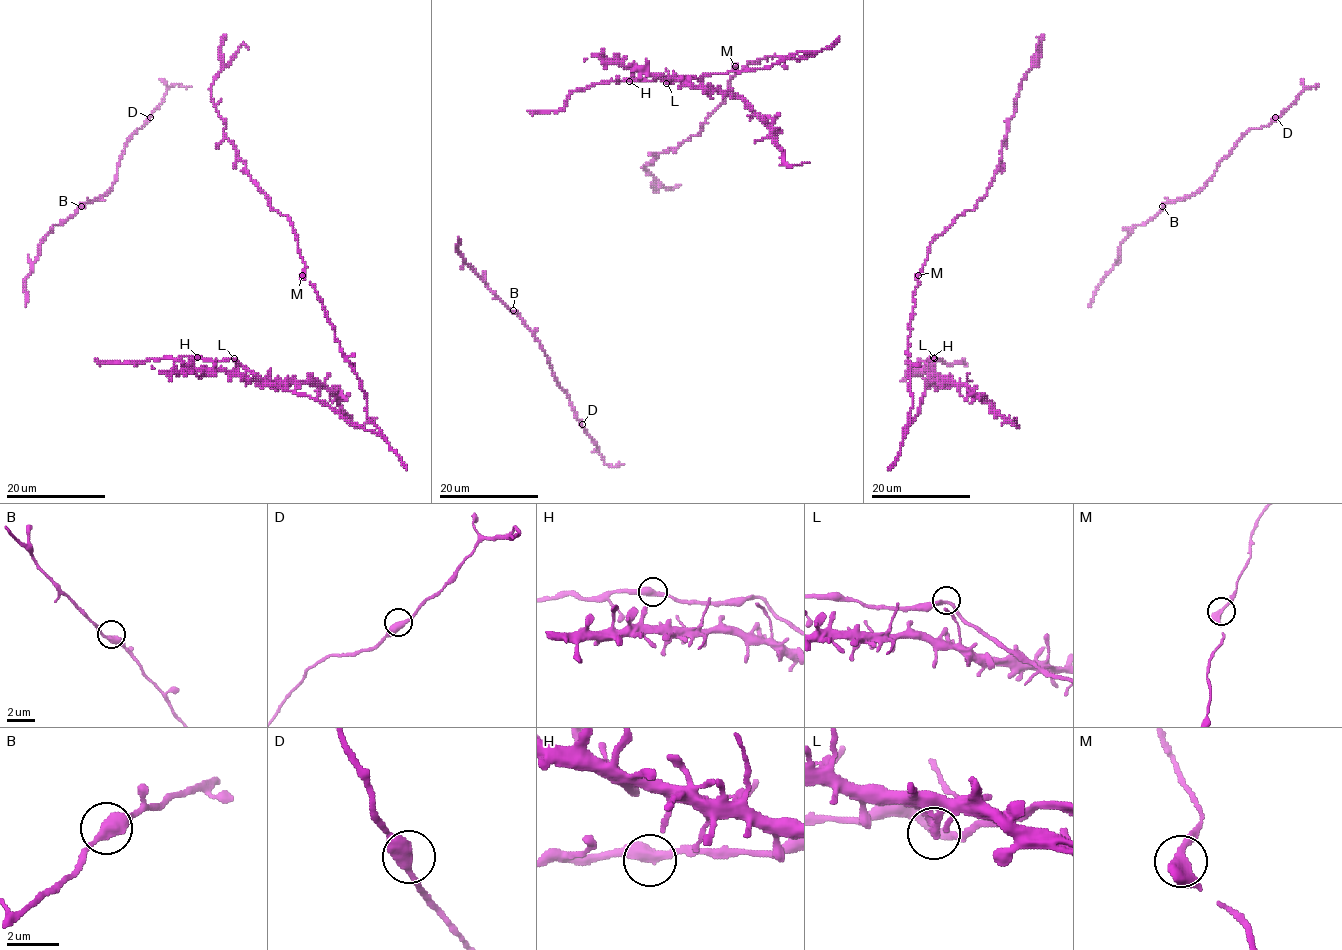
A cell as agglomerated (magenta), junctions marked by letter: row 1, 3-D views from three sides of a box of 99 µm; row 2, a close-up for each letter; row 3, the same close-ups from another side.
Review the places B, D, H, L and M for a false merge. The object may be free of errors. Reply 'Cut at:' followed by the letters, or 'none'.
Cut at: none

